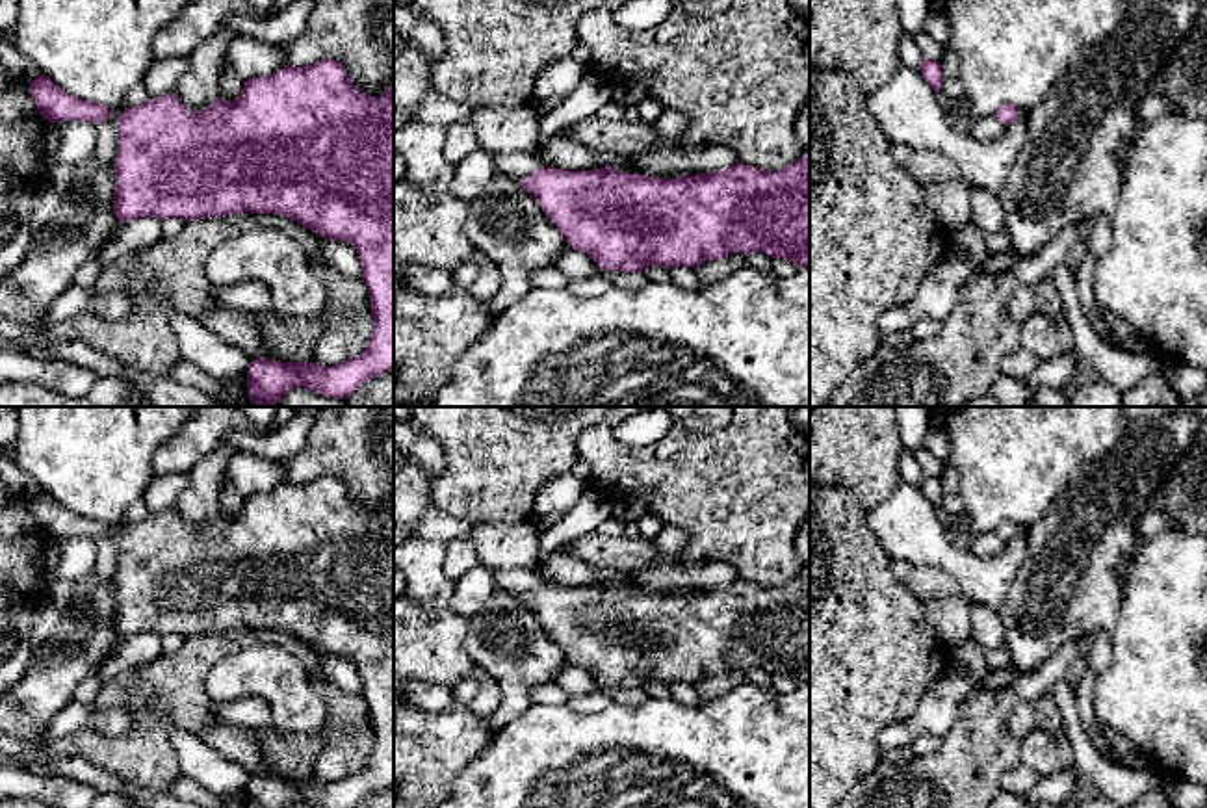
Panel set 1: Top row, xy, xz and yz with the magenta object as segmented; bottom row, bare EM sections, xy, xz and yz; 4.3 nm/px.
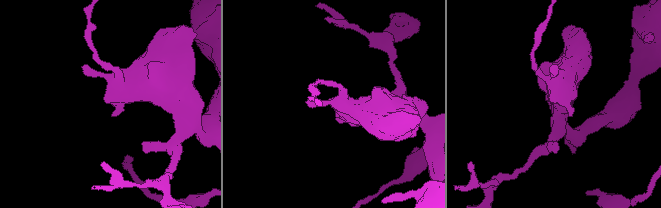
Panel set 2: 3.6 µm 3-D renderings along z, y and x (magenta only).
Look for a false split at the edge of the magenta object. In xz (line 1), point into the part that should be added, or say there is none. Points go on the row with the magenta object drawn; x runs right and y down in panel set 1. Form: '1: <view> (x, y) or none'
1: xz (515, 166)

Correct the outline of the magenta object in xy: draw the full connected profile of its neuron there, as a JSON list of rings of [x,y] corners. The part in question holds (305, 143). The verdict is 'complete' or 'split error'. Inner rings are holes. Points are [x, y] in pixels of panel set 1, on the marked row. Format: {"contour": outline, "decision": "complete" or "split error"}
{"contour": [[[325,58],[308,67],[286,65],[269,76],[251,78],[243,82],[234,102],[219,97],[199,113],[189,111],[176,91],[149,98],[117,117],[117,134],[113,214],[121,223],[137,217],[189,221],[243,212],[277,214],[314,234],[347,241],[357,249],[373,318],[366,349],[334,366],[256,358],[247,370],[247,392],[253,403],[273,407],[295,386],[344,399],[366,381],[394,368],[394,84],[381,97],[360,93],[344,65]]], "decision": "complete"}

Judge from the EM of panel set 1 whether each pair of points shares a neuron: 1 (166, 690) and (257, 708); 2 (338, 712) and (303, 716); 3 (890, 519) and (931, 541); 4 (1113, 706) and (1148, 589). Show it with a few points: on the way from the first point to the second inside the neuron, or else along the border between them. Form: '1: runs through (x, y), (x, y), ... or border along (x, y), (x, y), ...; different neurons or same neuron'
1: border along (210, 703), (210, 710), (220, 723); different neurons
2: border along (322, 695), (325, 723), (311, 732), (286, 734); different neurons
3: runs through (899, 524), (907, 526), (921, 541); same neuron
4: runs through (1142, 677), (1148, 671), (1148, 619); same neuron

